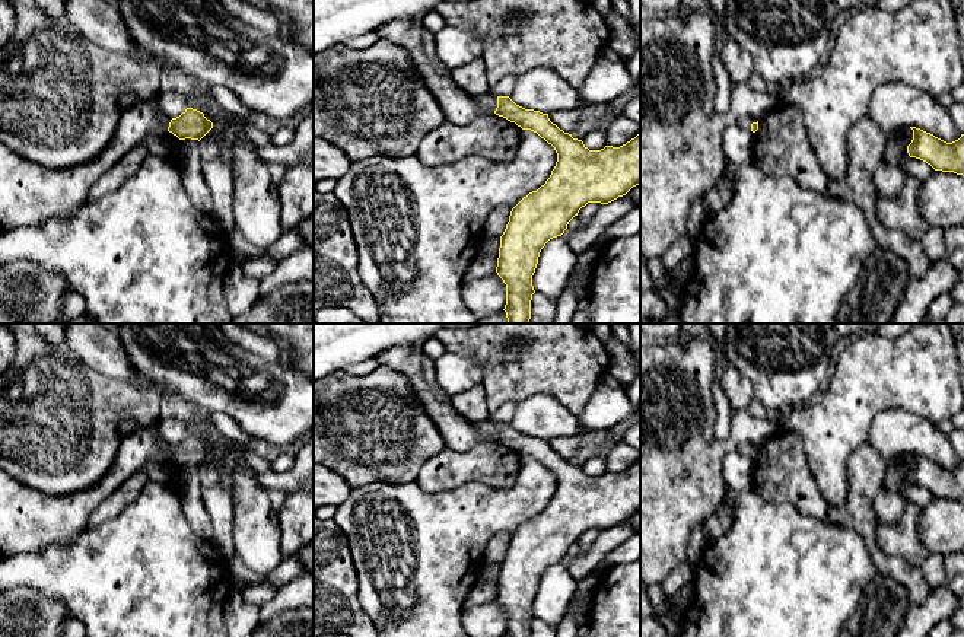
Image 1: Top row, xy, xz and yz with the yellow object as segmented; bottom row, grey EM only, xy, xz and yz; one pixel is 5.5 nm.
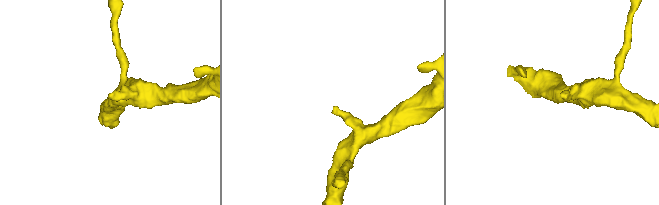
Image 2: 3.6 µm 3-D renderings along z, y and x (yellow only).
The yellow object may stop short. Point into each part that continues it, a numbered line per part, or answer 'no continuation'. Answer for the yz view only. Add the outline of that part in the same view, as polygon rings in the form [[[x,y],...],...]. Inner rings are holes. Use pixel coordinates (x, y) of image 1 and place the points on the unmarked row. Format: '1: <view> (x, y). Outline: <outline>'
1: yz (744, 449). Outline: [[[745,442],[738,446],[736,452],[742,458],[748,458],[748,456],[751,456],[751,450],[757,449],[757,448],[758,448],[757,445],[751,445],[751,443]]]

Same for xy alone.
1: xy (31, 521). Outline: [[[158,424],[143,426],[125,434],[118,445],[109,471],[92,487],[64,496],[53,496],[31,488],[0,469],[0,552],[13,555],[22,552],[39,554],[51,545],[63,545],[76,536],[89,520],[90,513],[114,490],[124,484],[136,471],[150,461],[168,458],[171,445],[158,430]]]

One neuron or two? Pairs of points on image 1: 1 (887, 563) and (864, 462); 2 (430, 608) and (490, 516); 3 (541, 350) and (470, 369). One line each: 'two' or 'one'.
1: one
2: one
3: two

